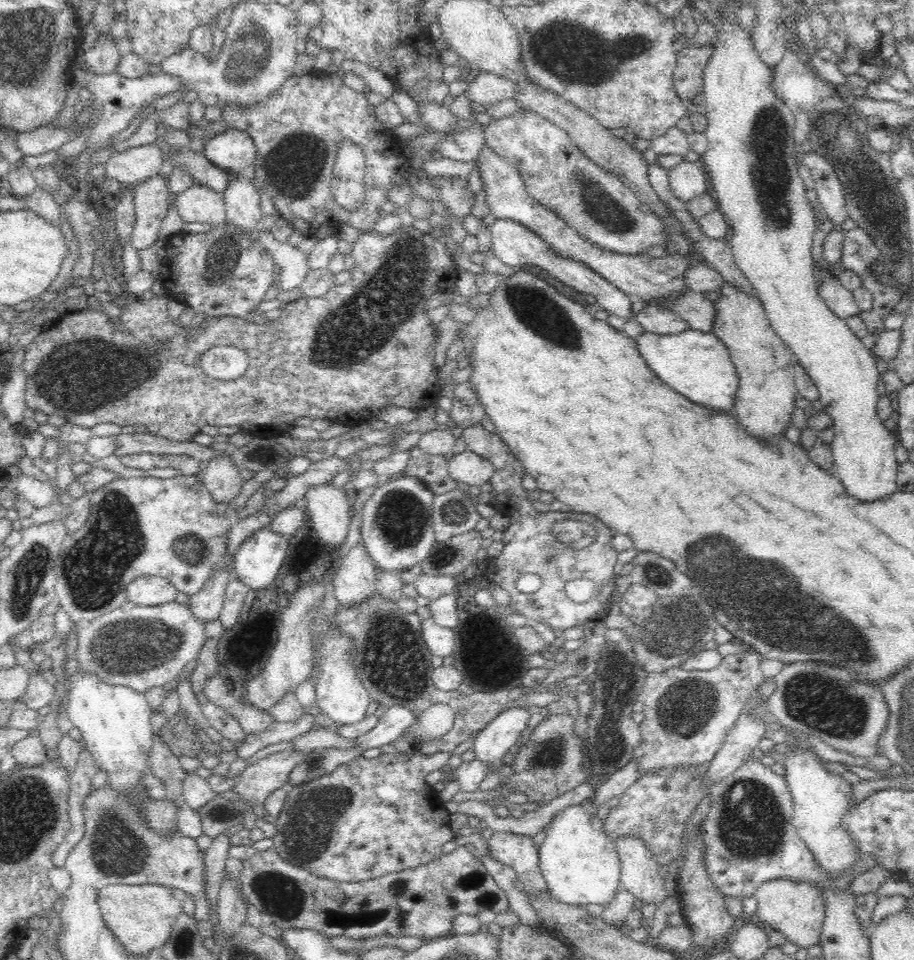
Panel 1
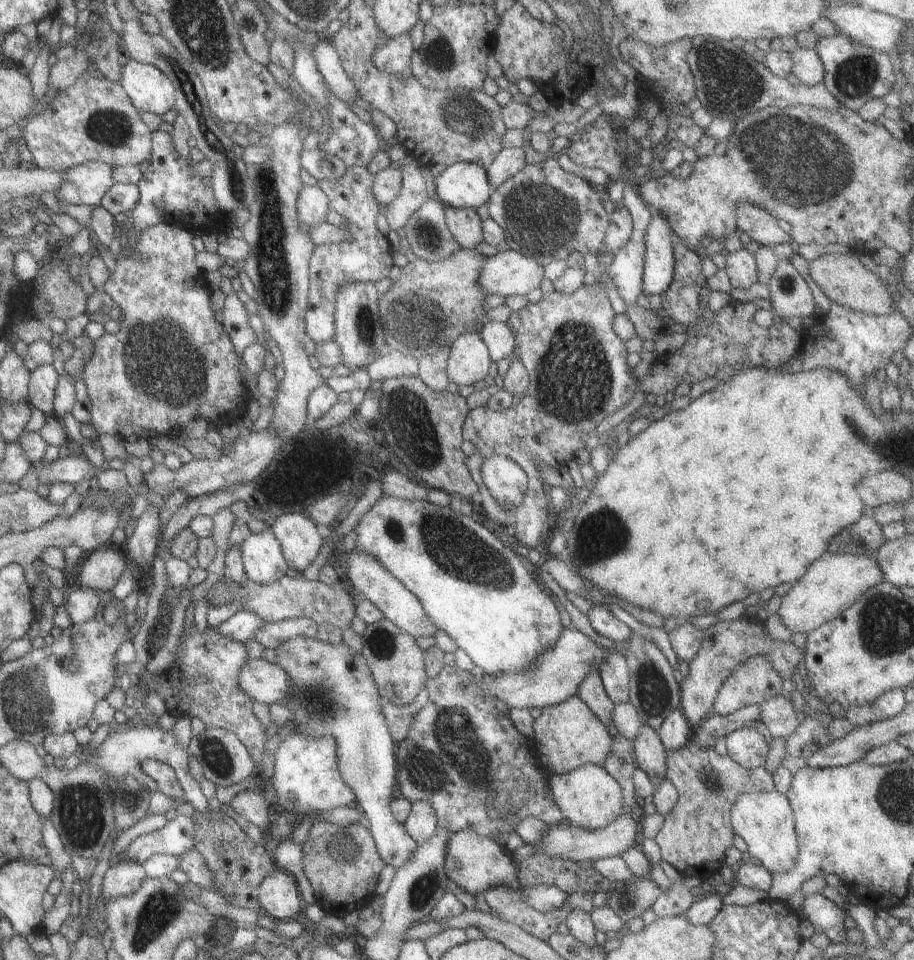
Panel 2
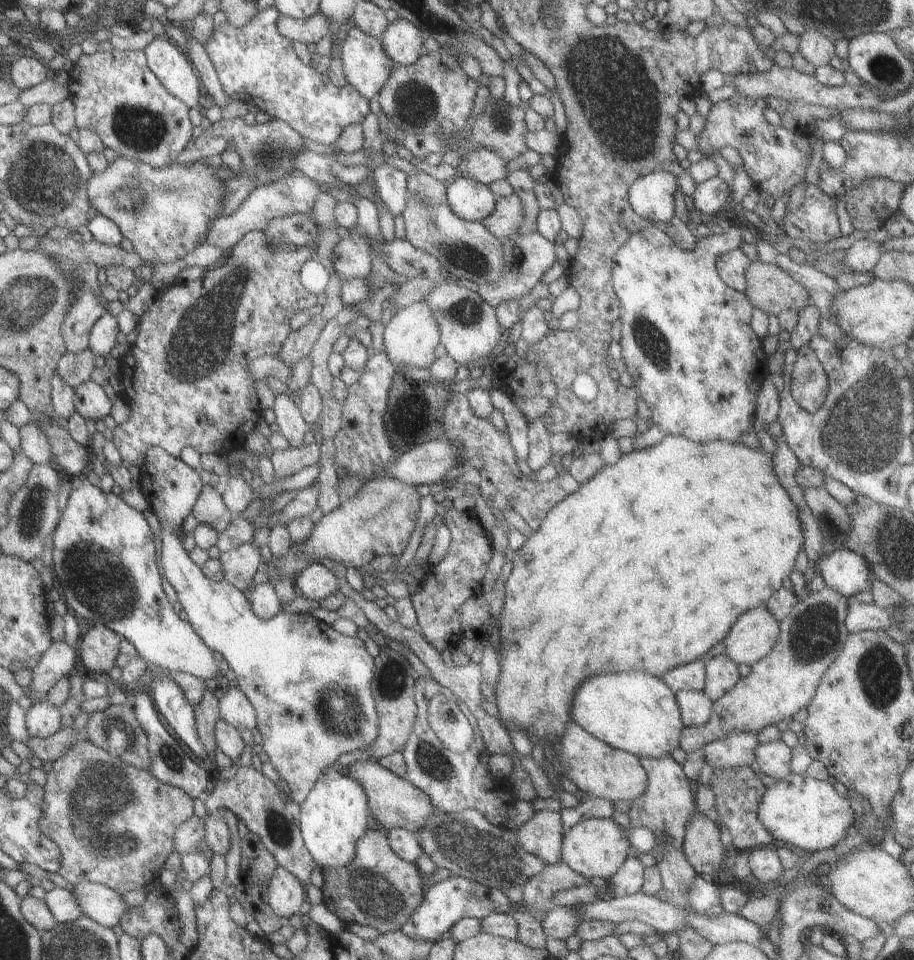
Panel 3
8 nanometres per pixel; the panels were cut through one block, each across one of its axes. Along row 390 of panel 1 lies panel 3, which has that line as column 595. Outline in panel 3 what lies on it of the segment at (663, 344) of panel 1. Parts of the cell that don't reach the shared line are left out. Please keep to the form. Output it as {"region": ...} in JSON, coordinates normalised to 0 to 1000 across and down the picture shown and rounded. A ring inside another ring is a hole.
{"region":[[[695,698],[643,705],[630,718],[625,750],[659,773],[698,790],[733,786],[743,777],[748,758],[739,721],[722,705]]]}

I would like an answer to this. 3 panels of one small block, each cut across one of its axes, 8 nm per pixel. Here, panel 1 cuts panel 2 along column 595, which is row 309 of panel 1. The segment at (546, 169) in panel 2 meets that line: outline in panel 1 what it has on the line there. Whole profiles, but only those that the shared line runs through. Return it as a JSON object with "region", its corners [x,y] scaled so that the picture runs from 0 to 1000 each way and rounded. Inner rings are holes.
{"region":[[[246,231],[234,234],[225,242],[197,242],[179,252],[178,279],[174,285],[177,299],[184,303],[185,311],[199,316],[212,326],[223,326],[226,331],[271,331],[288,315],[289,308],[302,293],[302,274],[296,265],[282,251],[272,249],[274,241],[263,240],[256,233]]]}

